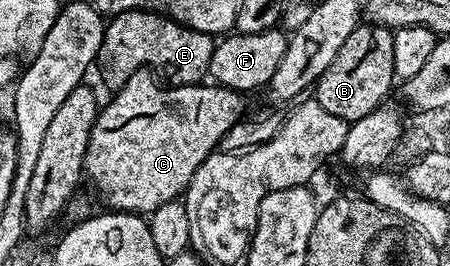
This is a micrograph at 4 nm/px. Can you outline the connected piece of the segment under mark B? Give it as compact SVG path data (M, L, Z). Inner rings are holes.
M359 23L348 35L344 47L336 51L336 59L328 63L328 71L320 75L320 79L312 86L312 97L324 107L324 111L338 116L348 122L364 119L372 111L383 108L390 88L396 85L394 75L394 56L392 43L394 35L384 25L373 23Z

